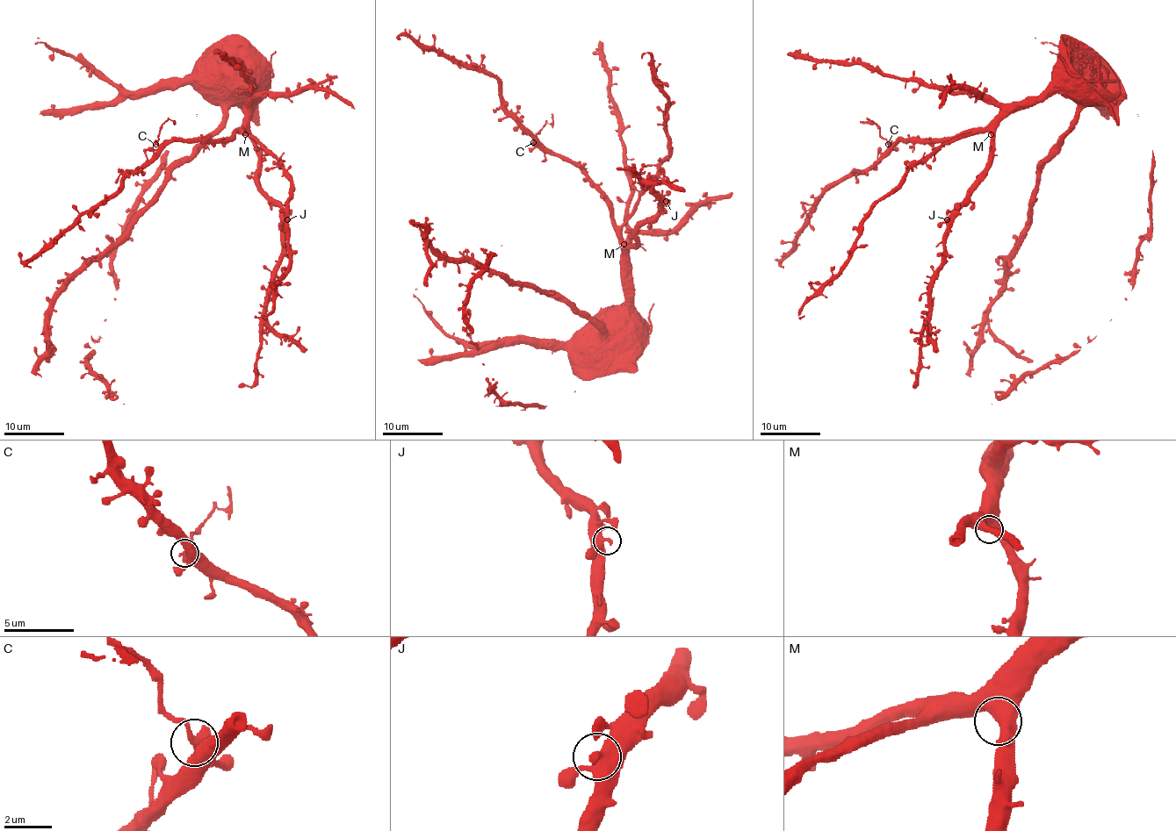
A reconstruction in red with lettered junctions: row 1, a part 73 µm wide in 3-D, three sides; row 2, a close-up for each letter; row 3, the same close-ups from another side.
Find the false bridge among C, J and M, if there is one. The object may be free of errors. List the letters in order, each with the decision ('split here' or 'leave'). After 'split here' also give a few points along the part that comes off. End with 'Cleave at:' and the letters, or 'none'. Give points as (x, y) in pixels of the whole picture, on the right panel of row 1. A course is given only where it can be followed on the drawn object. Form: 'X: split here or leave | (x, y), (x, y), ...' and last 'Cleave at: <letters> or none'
C: split here | (889, 145), (879, 134), (878, 126), (869, 119), (866, 122), (860, 120)
J: leave
M: leave
Cleave at: C

